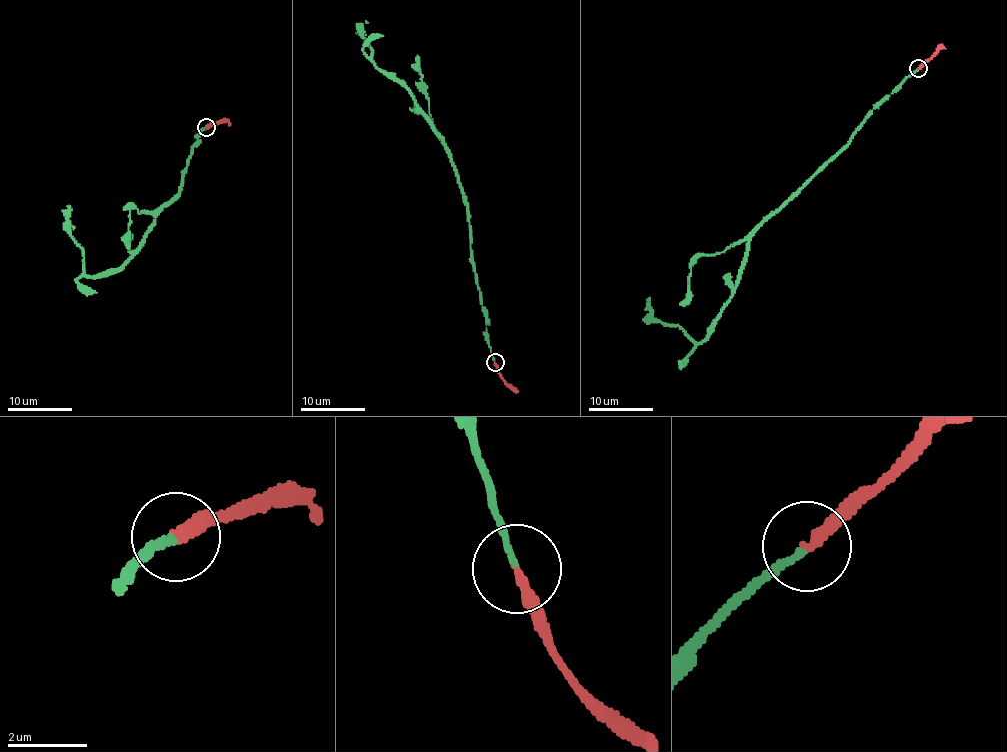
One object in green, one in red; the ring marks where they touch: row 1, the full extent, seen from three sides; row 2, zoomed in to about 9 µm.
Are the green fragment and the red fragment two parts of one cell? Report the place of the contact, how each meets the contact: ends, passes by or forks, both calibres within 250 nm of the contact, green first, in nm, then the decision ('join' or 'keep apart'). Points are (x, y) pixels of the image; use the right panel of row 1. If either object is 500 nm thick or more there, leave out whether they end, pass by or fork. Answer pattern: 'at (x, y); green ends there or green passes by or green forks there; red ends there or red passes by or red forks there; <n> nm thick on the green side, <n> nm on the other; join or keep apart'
at (918, 68); green ends there; red ends there; 150 nm thick on the green side, 280 nm on the other; join

